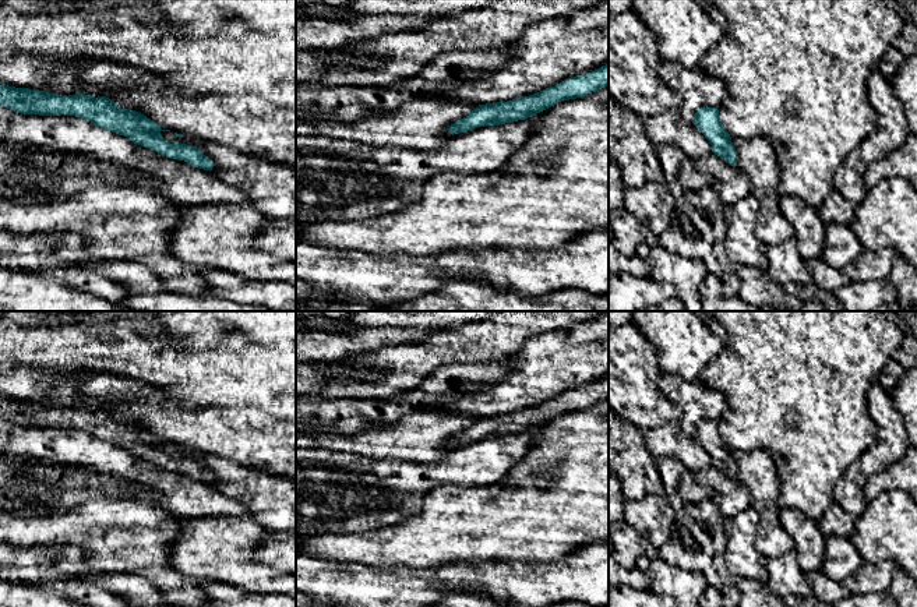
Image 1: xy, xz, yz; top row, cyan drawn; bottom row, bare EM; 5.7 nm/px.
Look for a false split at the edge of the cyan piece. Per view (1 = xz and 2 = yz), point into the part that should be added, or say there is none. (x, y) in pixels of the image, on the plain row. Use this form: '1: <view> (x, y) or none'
1: none
2: none

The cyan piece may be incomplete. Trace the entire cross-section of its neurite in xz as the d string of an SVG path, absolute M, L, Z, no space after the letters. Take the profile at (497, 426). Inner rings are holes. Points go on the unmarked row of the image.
M609 377L582 388L567 391L556 399L507 414L479 417L466 430L448 438L451 447L468 445L482 438L500 438L536 428L562 413L582 410L609 399Z

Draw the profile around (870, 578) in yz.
M893 561L863 562L854 574L843 580L843 585L851 594L888 593L895 568Z

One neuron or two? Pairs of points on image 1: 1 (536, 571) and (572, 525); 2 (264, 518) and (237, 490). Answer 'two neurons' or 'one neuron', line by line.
1: two neurons
2: one neuron

